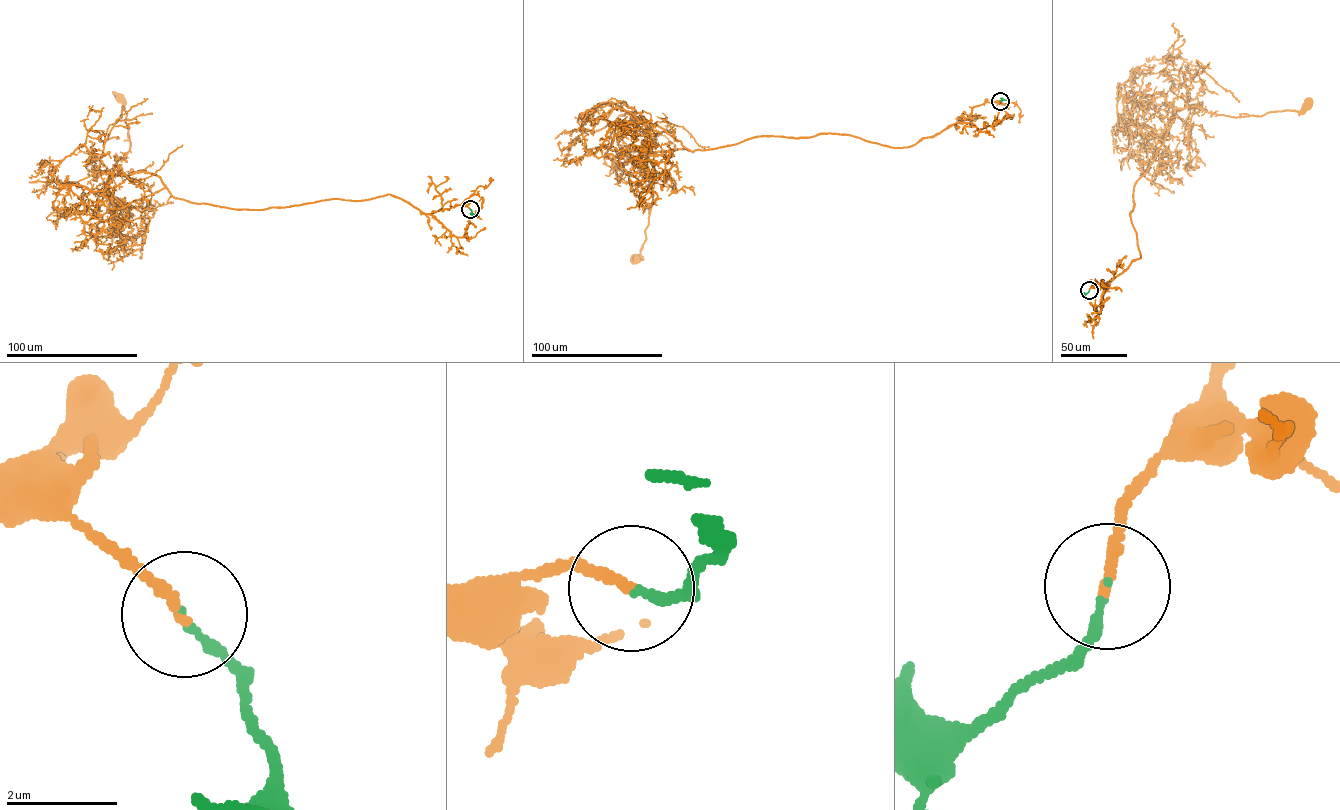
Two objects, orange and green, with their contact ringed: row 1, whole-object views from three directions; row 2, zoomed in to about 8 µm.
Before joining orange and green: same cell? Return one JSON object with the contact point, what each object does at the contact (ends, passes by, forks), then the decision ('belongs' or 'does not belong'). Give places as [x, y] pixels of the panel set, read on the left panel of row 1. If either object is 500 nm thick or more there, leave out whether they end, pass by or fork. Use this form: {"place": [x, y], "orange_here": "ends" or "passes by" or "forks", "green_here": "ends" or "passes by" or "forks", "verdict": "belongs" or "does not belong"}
{"place": [470, 209], "orange_here": "ends", "green_here": "ends", "verdict": "belongs"}

